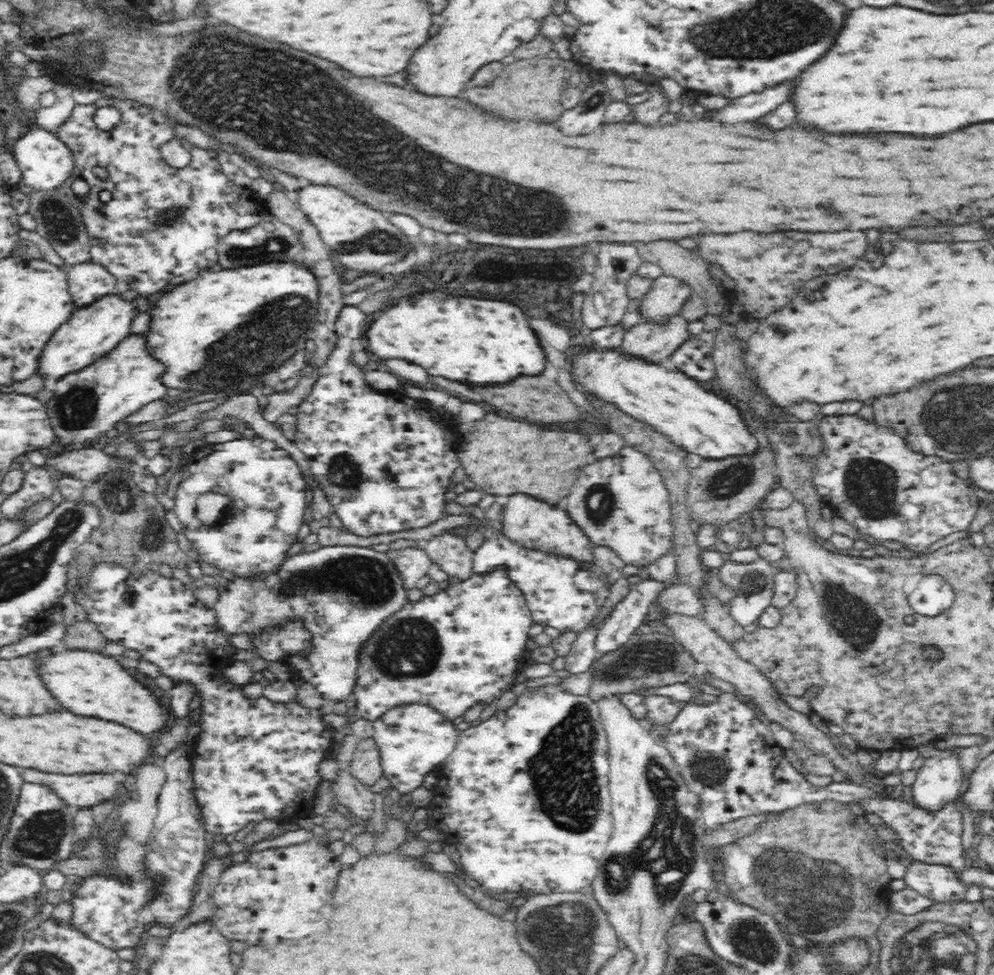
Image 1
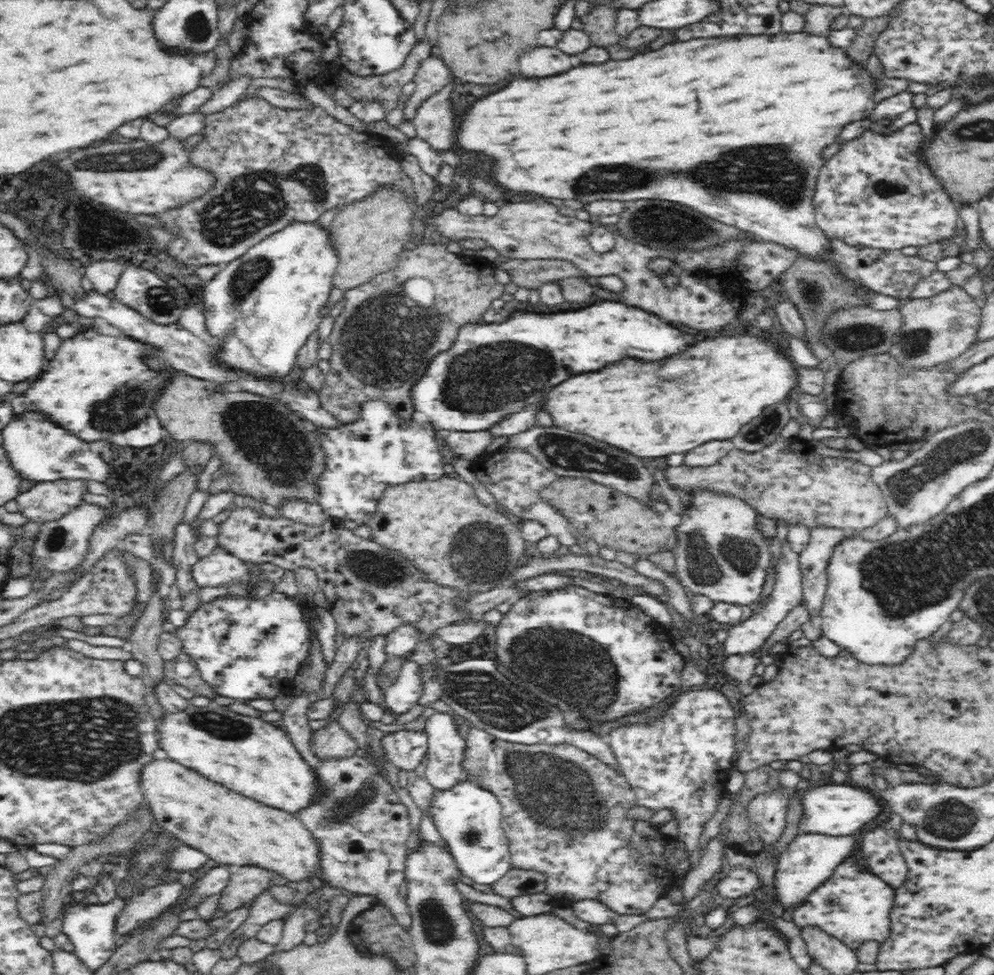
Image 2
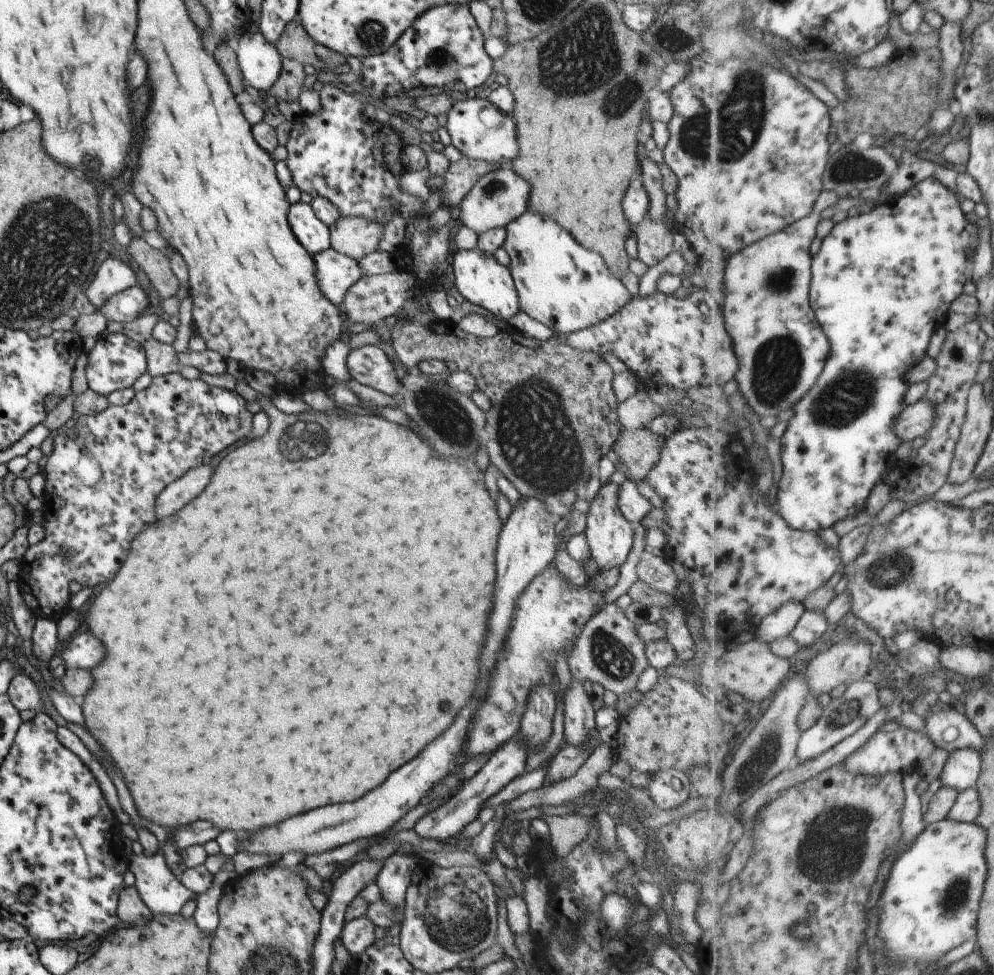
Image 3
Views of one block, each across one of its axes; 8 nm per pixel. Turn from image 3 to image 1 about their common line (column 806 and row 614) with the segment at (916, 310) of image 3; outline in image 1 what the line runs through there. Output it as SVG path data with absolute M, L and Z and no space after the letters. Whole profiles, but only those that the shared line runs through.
M501 568L490 574L474 573L470 580L452 584L436 596L407 603L390 618L392 620L388 620L362 648L358 681L353 690L359 716L370 721L392 707L410 702L432 705L444 716L455 719L472 704L490 704L498 700L503 692L510 690L525 664L526 640L533 622L523 593Z

